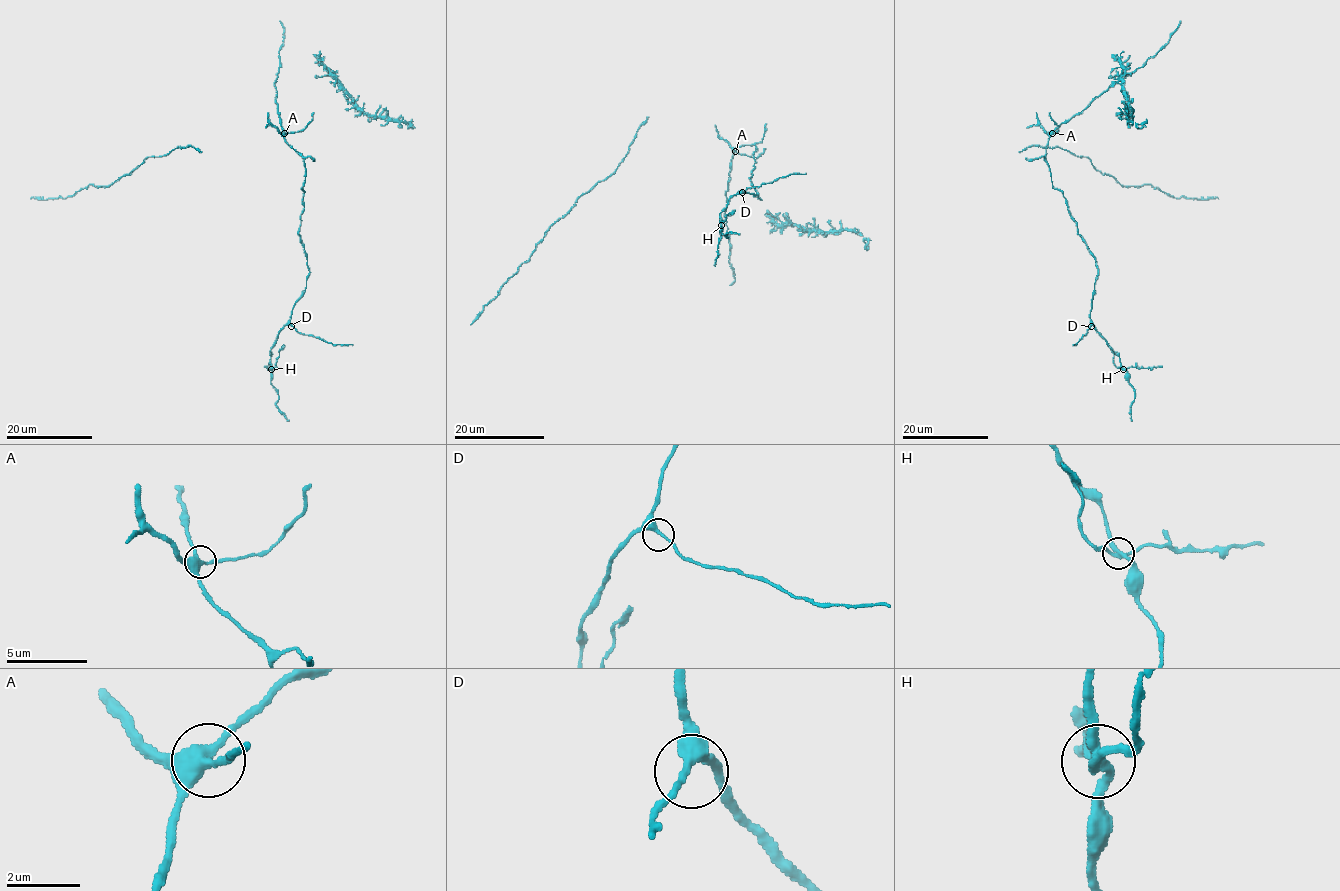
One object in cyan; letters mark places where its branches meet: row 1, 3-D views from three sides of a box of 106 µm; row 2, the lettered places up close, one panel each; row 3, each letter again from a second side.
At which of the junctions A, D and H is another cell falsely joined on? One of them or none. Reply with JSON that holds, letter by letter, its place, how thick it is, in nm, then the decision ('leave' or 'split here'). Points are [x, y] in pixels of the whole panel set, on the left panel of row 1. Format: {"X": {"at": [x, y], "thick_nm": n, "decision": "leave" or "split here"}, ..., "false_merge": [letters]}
{"A": {"at": [284, 133], "thick_nm": 360, "decision": "leave"}, "D": {"at": [291, 326], "thick_nm": 300, "decision": "leave"}, "H": {"at": [271, 369], "thick_nm": 240, "decision": "split here"}, "false_merge": ["H"]}

